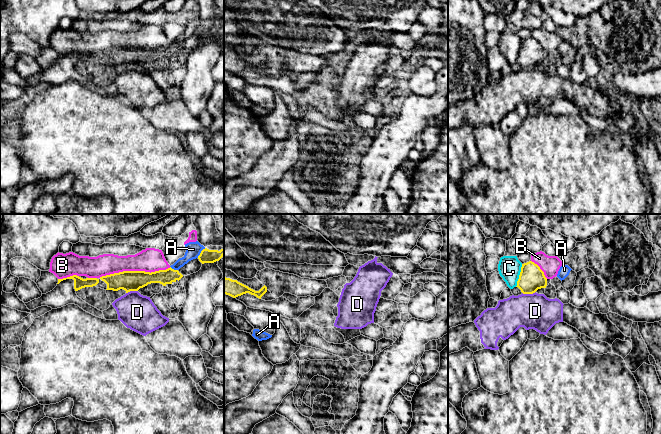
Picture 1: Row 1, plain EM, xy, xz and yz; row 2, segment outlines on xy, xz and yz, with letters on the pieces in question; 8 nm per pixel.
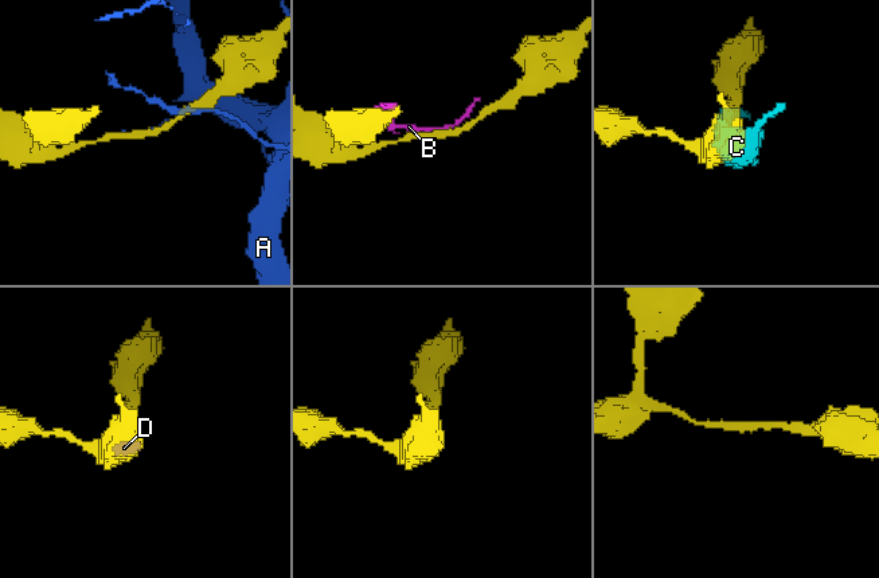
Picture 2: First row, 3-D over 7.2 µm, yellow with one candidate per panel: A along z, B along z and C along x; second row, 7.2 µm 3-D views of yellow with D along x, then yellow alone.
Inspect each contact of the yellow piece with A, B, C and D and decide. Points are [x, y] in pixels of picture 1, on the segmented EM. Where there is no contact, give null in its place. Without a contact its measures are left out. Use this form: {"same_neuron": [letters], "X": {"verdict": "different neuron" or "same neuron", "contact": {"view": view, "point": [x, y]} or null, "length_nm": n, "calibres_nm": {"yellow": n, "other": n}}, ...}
{"same_neuron": [], "A": {"verdict": "different neuron", "contact": {"view": "xy", "point": [201, 252]}, "length_nm": 100, "calibres_nm": {"yellow": 110, "other": 130}}, "B": {"verdict": "different neuron", "contact": {"view": "xy", "point": [134, 271]}, "length_nm": 600, "calibres_nm": {"yellow": 160, "other": 190}}, "C": {"verdict": "different neuron", "contact": {"view": "yz", "point": [519, 275]}, "length_nm": 190, "calibres_nm": {"yellow": 200, "other": 190}}, "D": {"verdict": "different neuron", "contact": {"view": "yz", "point": [528, 293]}, "length_nm": 110, "calibres_nm": {"yellow": 200, "other": 280}}}

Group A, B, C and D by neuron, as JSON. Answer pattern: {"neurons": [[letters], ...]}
{"neurons": [["A"], ["B"], ["C"], ["D"]]}

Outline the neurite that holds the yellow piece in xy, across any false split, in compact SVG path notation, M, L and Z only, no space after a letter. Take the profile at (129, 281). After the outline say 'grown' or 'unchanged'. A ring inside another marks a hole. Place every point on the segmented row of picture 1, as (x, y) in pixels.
M171 267L155 272L123 271L100 277L107 284L106 290L118 291L123 289L126 293L138 291L151 283L160 283L163 286L179 281L183 275Z; unchanged

